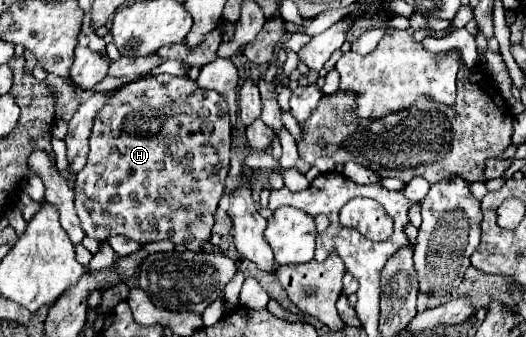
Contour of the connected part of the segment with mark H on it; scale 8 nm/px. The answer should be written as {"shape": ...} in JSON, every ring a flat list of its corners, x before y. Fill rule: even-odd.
{"shape":[[158,74,122,86,98,112,90,134,88,162,76,176,76,210,84,232,100,242,124,234,138,244,170,240,184,244,190,252,204,252,230,170,230,132,230,116,222,96,198,88,190,78]]}

